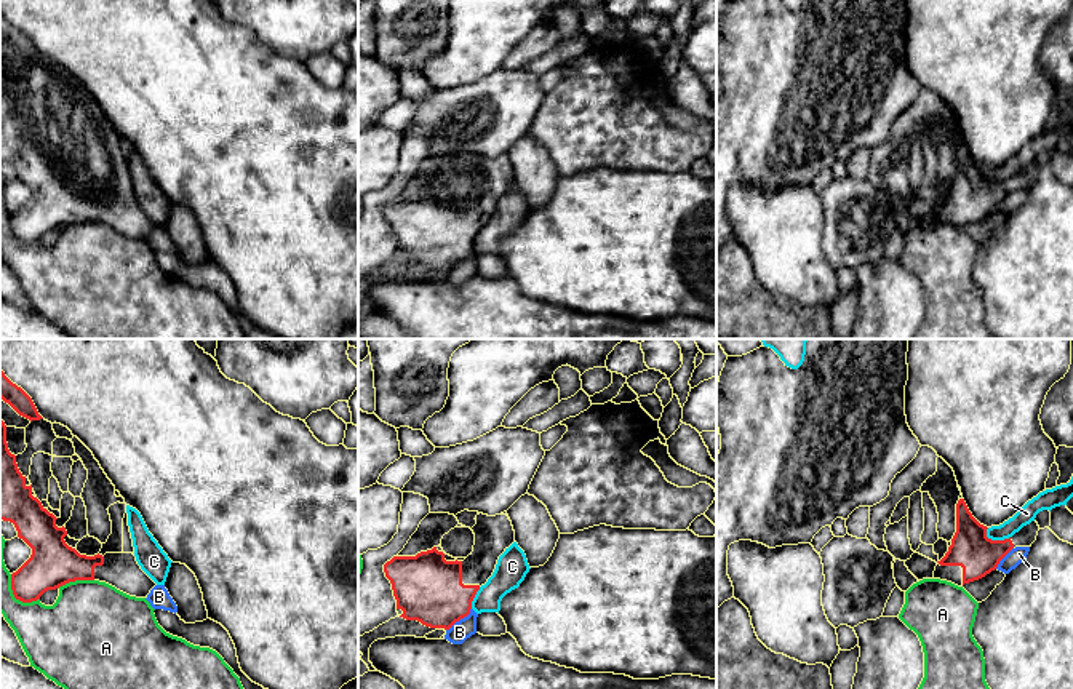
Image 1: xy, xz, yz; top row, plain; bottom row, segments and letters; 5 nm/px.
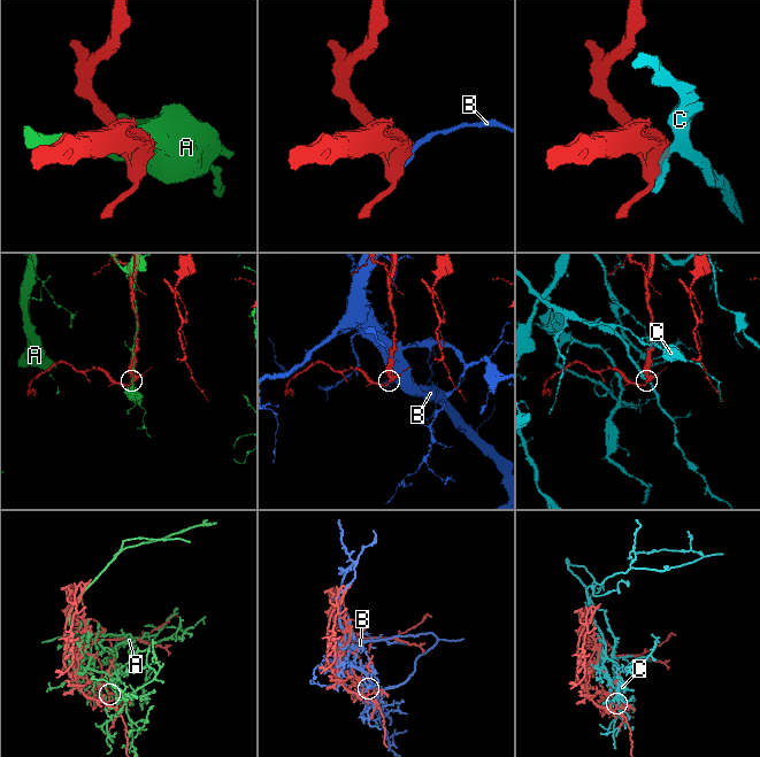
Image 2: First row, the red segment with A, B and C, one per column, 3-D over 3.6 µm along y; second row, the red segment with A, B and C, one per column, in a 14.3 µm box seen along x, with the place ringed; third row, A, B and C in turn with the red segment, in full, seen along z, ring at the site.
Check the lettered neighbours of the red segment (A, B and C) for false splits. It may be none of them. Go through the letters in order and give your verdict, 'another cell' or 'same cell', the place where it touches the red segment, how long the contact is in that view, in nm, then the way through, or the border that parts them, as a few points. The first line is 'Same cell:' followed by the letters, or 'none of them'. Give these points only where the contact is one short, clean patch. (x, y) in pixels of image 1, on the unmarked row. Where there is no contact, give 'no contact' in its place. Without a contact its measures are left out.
Same cell: none of them
A: another cell | xy (75, 221) | 190 nm
B: another cell | xz (459, 261) | 170 nm
C: another cell | yz (995, 183) | 130 nm

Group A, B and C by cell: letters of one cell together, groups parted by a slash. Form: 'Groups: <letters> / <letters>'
Groups: A / B / C

